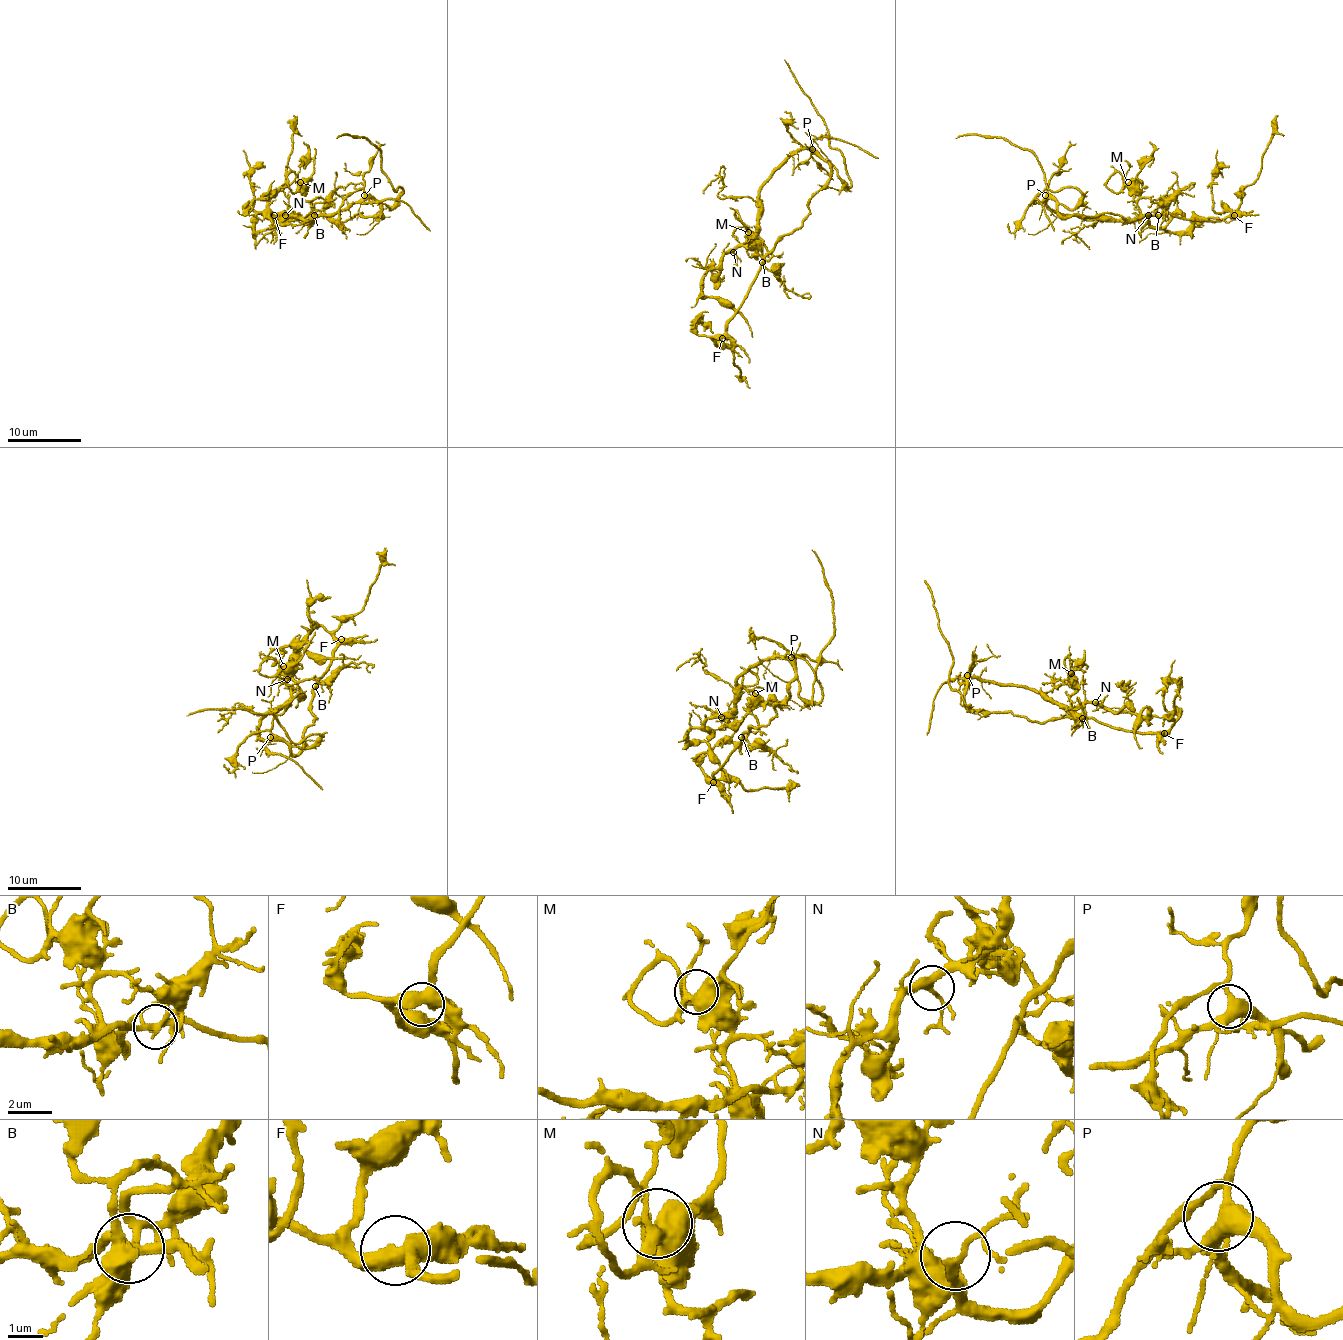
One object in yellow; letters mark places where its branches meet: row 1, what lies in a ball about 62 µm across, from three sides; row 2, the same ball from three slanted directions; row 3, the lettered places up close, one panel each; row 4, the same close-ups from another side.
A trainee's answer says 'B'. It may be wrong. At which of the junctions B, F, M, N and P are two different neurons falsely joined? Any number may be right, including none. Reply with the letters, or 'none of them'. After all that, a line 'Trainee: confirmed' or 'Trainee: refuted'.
B
Trainee: confirmed

